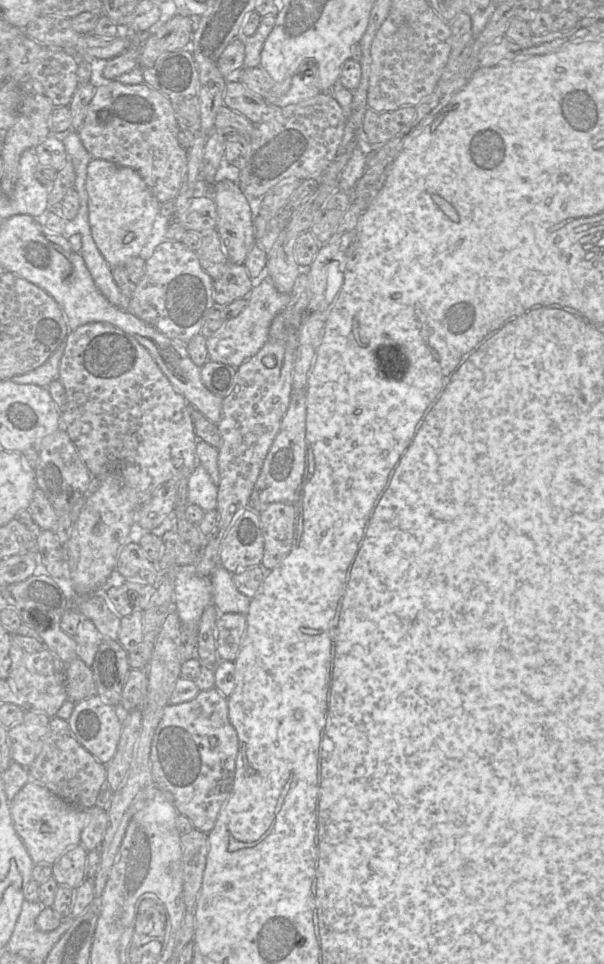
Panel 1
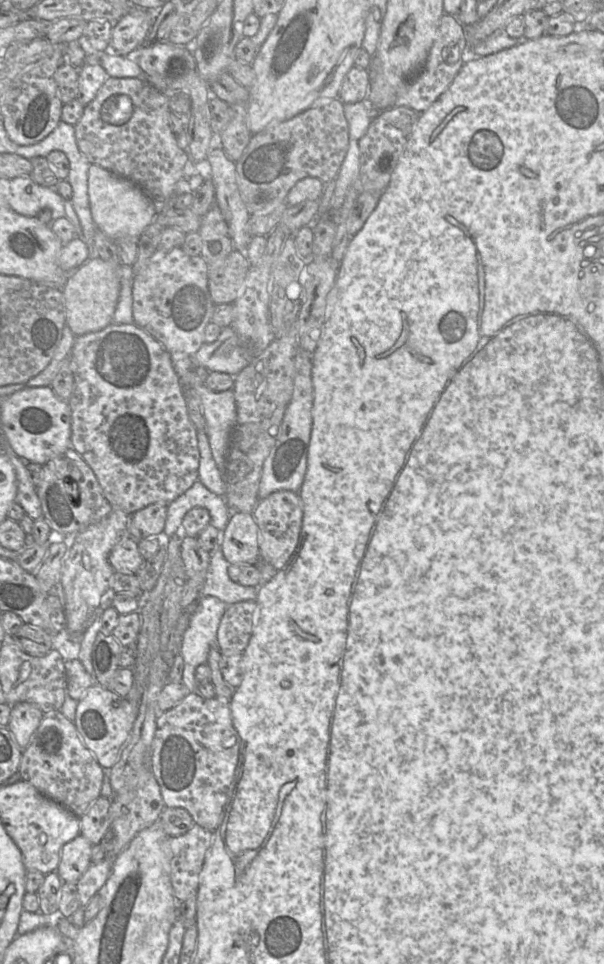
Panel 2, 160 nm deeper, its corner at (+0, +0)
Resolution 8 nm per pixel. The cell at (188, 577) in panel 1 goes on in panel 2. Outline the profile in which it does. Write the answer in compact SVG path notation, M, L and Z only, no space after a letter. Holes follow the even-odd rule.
M201 596L190 617L180 652L183 658L182 683L189 692L197 690L196 668L206 664L210 650L217 647L217 630L227 606L214 596Z

